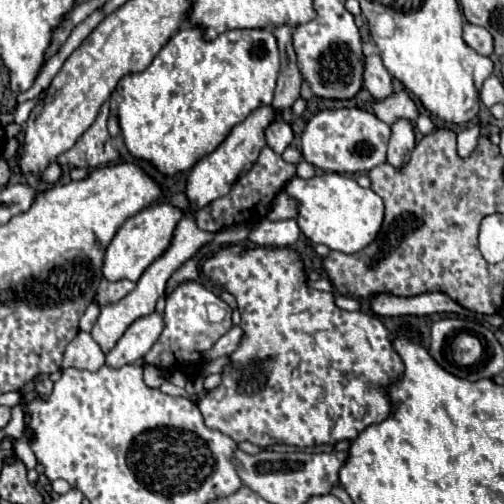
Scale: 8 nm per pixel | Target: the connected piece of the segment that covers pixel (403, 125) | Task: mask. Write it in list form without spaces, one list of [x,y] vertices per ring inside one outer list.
[[[406,119],[396,121],[392,125],[392,137],[388,143],[388,159],[386,161],[394,169],[402,169],[408,163],[414,145],[416,145],[416,137],[414,137],[412,123],[408,123]]]

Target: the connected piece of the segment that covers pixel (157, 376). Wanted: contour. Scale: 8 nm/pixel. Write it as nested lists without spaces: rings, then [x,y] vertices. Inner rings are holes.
[[[154,365],[144,367],[144,383],[148,387],[160,387],[162,381],[164,381],[164,377],[162,377],[162,371],[158,367],[154,367]]]

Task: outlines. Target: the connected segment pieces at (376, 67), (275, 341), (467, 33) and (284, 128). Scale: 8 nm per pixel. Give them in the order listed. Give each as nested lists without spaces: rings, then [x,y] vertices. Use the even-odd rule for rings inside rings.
[[[376,53],[364,57],[364,87],[376,99],[384,99],[384,95],[390,95],[394,91],[392,77]]]
[[[220,247],[202,261],[200,271],[234,295],[244,333],[238,349],[230,355],[230,363],[222,369],[222,383],[206,391],[198,401],[198,409],[210,429],[218,429],[234,441],[250,441],[260,447],[274,443],[314,447],[330,441],[332,445],[352,441],[364,427],[390,415],[384,391],[402,375],[404,365],[392,349],[388,329],[370,313],[350,313],[336,307],[334,293],[310,289],[298,251],[288,247]]]
[[[464,22],[462,37],[466,41],[468,47],[472,47],[476,53],[480,55],[492,55],[494,47],[492,47],[492,35],[484,29],[484,27],[478,27],[478,25],[472,25],[472,23]]]
[[[270,123],[266,127],[264,135],[266,135],[266,145],[276,153],[282,153],[294,139],[288,123]]]

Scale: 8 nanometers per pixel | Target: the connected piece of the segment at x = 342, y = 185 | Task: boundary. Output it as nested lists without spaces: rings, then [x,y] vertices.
[[[322,173],[312,179],[294,177],[286,183],[286,191],[292,199],[298,201],[300,213],[296,221],[302,233],[314,243],[324,243],[330,249],[342,253],[358,253],[376,239],[382,227],[384,219],[382,199],[372,189],[360,187],[348,175]]]

